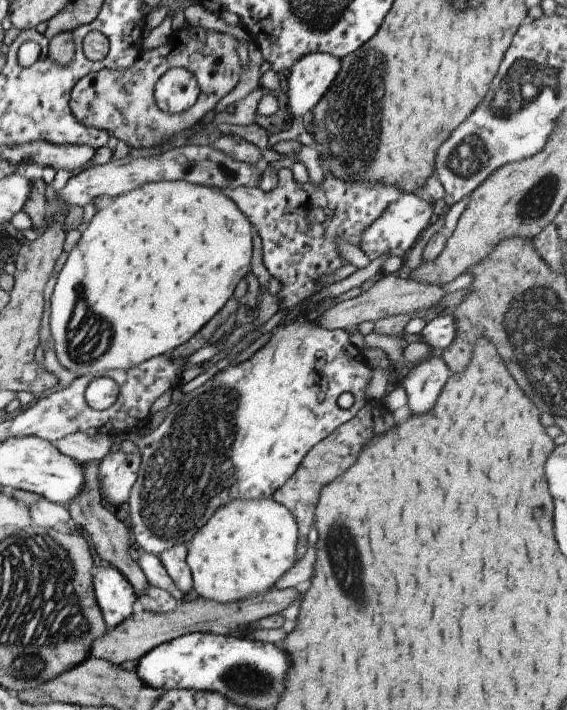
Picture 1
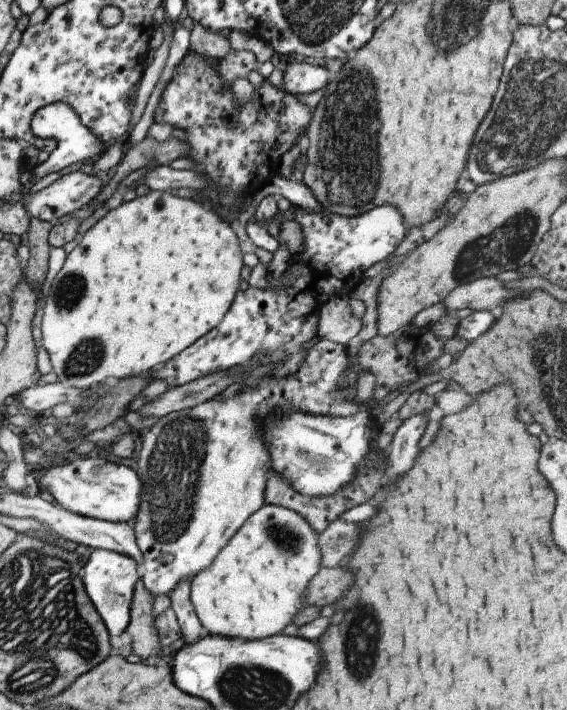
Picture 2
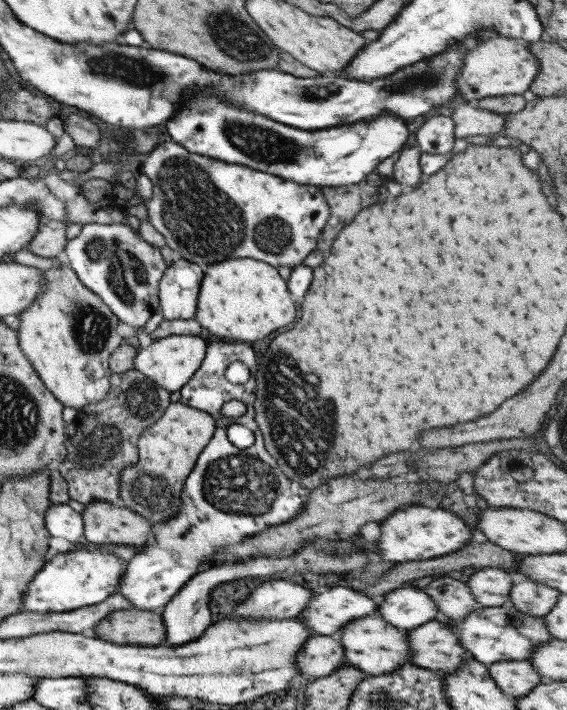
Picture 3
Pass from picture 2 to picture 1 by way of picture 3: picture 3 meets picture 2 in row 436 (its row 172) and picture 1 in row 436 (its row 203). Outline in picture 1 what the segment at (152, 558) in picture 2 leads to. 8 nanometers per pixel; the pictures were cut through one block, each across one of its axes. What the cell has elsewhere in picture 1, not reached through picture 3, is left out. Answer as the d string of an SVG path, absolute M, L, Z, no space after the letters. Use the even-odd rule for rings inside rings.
M283 167L278 172L278 186L270 192L264 192L259 186L234 190L226 188L223 192L230 200L234 200L234 204L248 217L254 231L260 236L264 266L270 276L282 284L276 294L281 301L279 311L285 310L287 314L272 330L272 336L261 349L244 362L228 366L186 394L176 404L174 411L156 426L156 430L145 436L138 436L134 431L128 434L128 438L142 452L138 480L128 500L128 512L132 520L130 528L138 546L156 556L178 544L187 546L194 534L210 520L210 516L232 500L272 497L273 492L286 484L296 472L310 449L354 418L367 402L366 388L372 375L371 366L362 350L350 342L350 334L346 329L326 330L316 324L316 318L335 304L334 298L326 297L308 307L296 308L321 288L330 286L318 284L321 276L349 264L341 256L338 244L346 241L360 246L364 230L374 224L382 212L404 192L398 186L379 181L344 182L332 176L332 172L324 175L320 185L314 186L310 180L306 184L298 184L290 168ZM344 392L354 396L354 403L348 409L338 406L338 397Z

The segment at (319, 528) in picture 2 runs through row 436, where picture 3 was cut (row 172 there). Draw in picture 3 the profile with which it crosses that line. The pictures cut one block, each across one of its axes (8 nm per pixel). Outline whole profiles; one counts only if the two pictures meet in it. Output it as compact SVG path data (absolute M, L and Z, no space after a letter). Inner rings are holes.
M375 170L358 184L320 187L329 208L329 217L318 235L317 249L328 252L335 236L362 208L376 204L378 200L384 202L388 198L386 184L389 180Z

